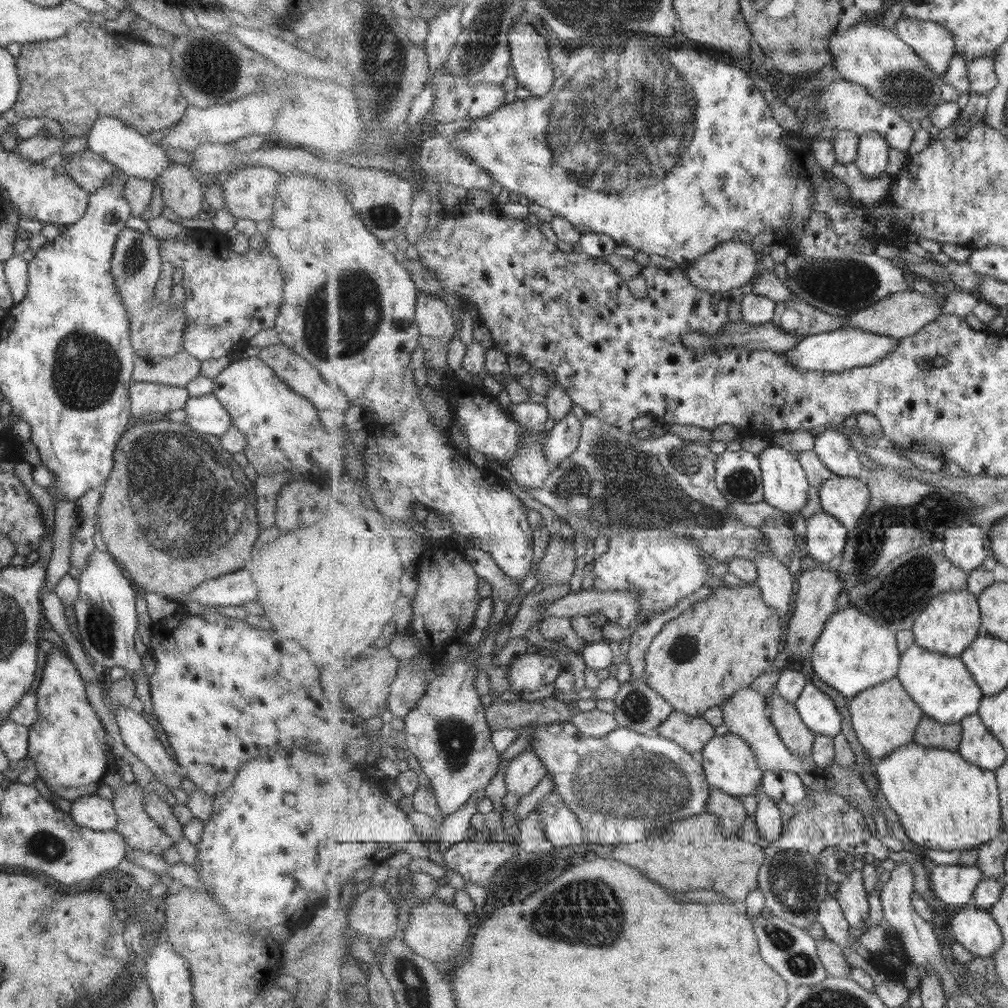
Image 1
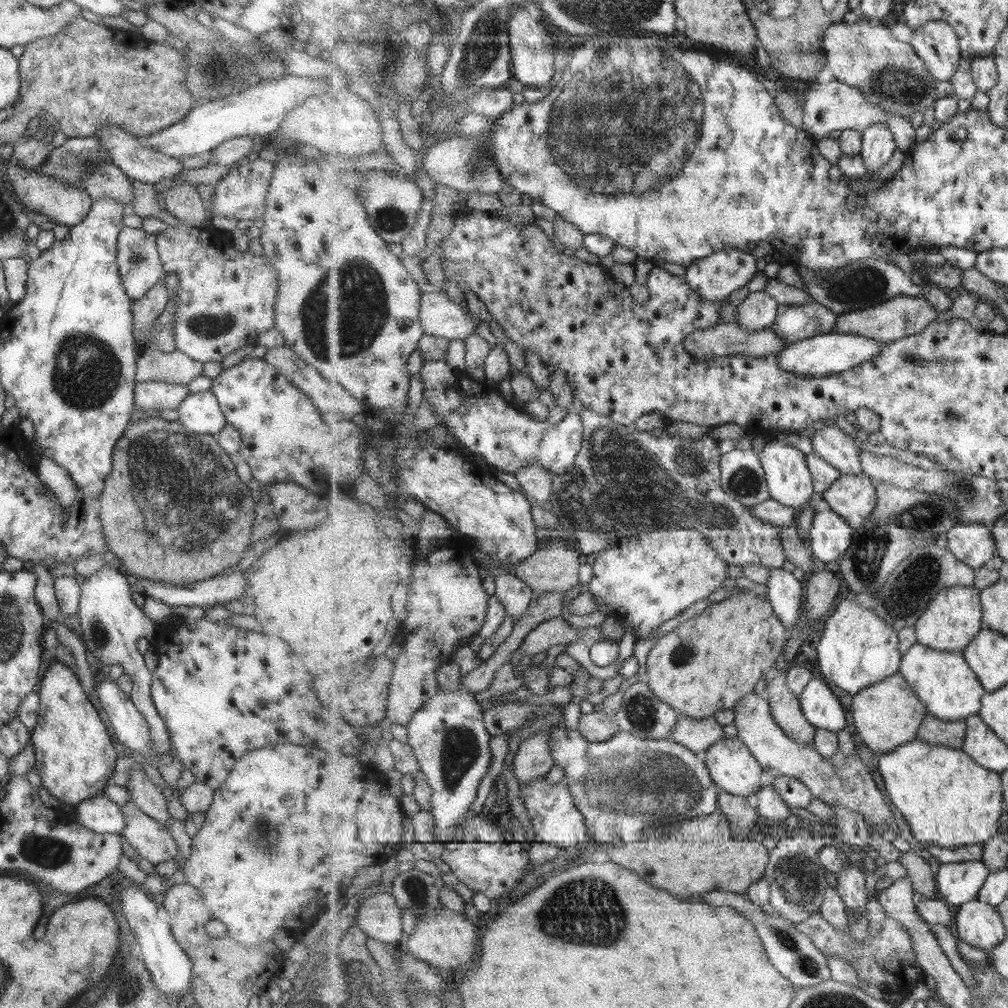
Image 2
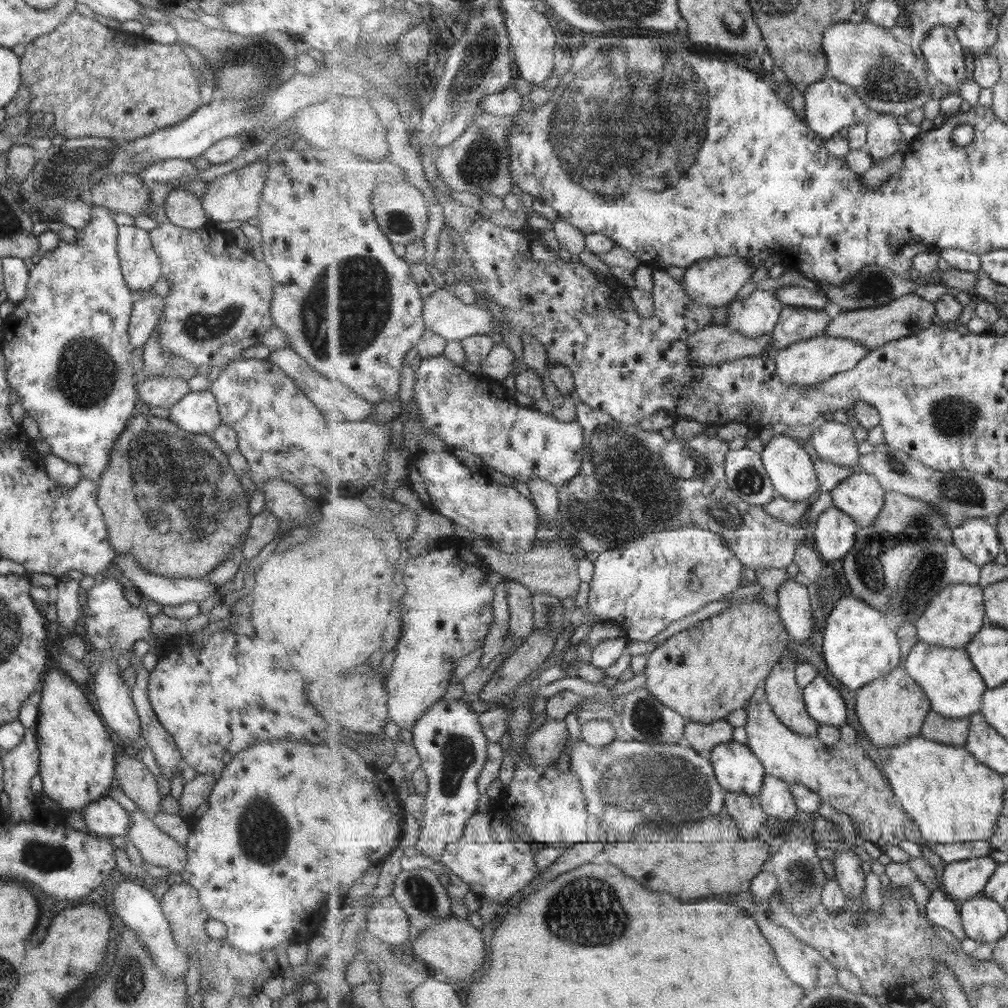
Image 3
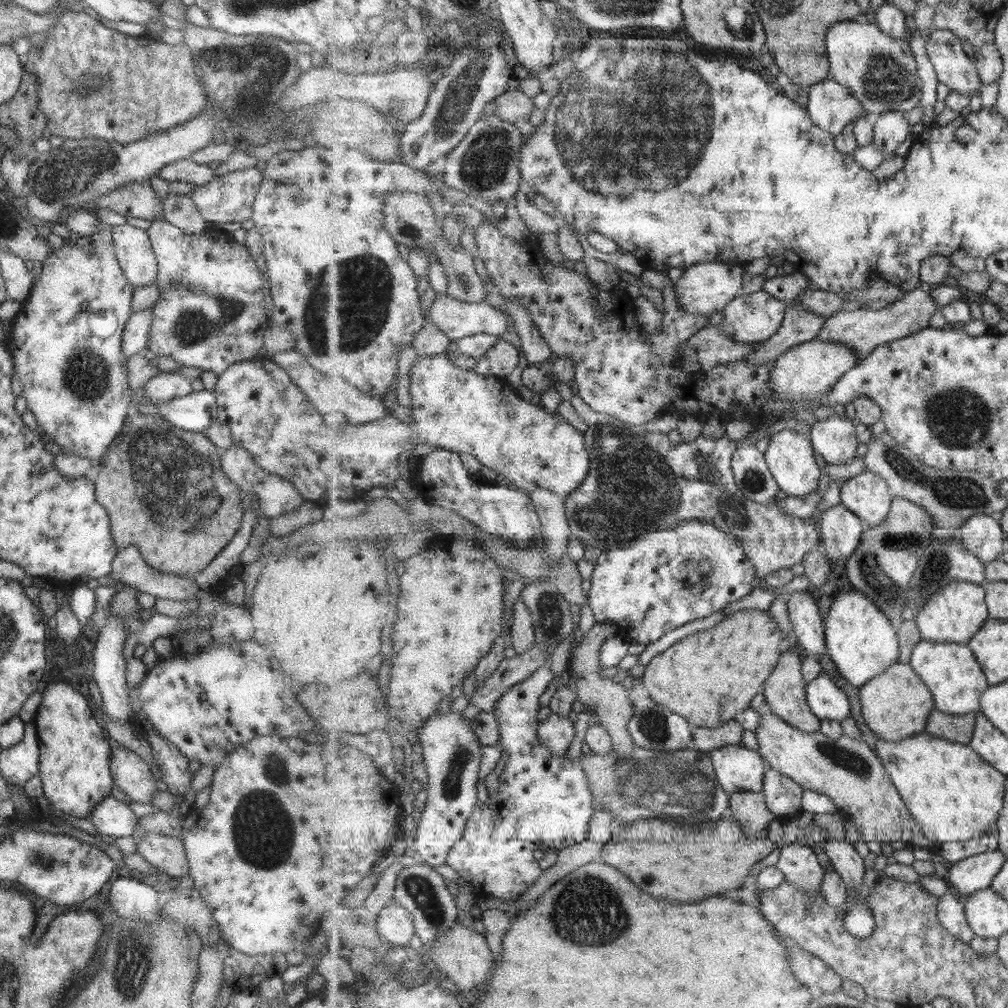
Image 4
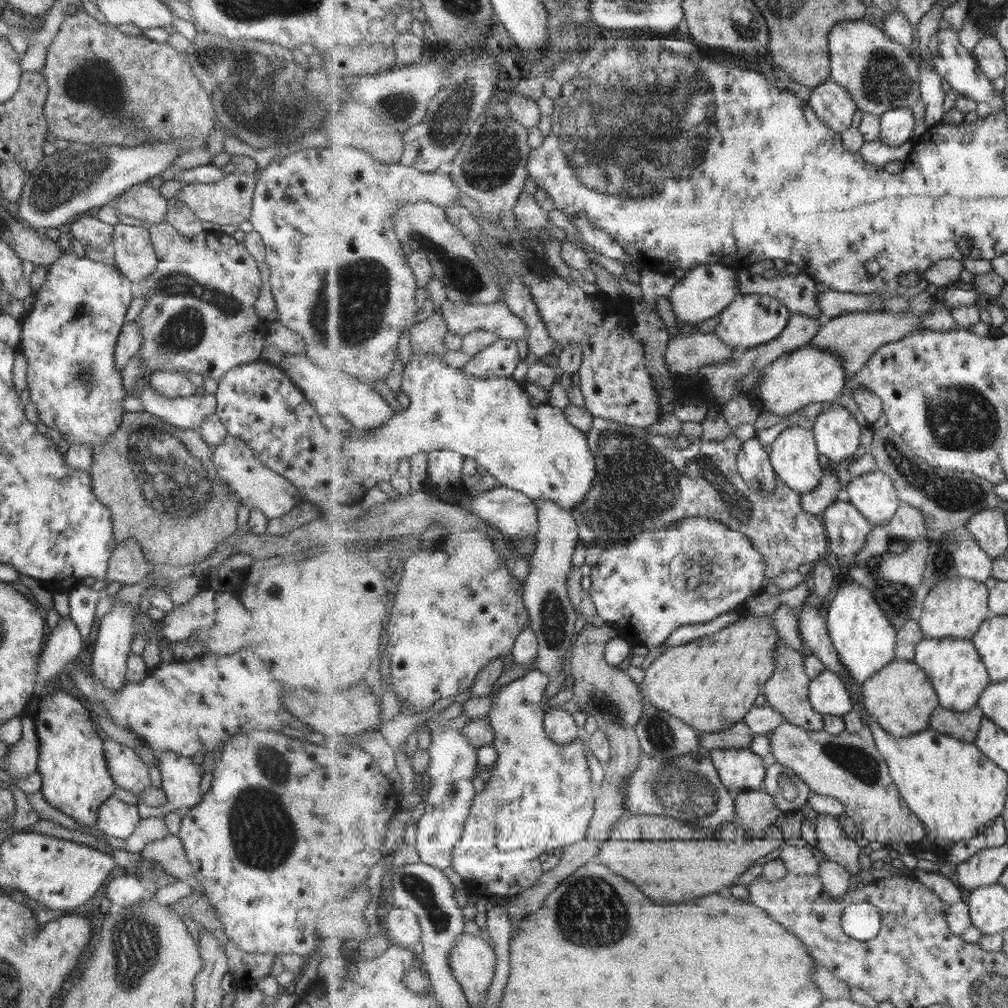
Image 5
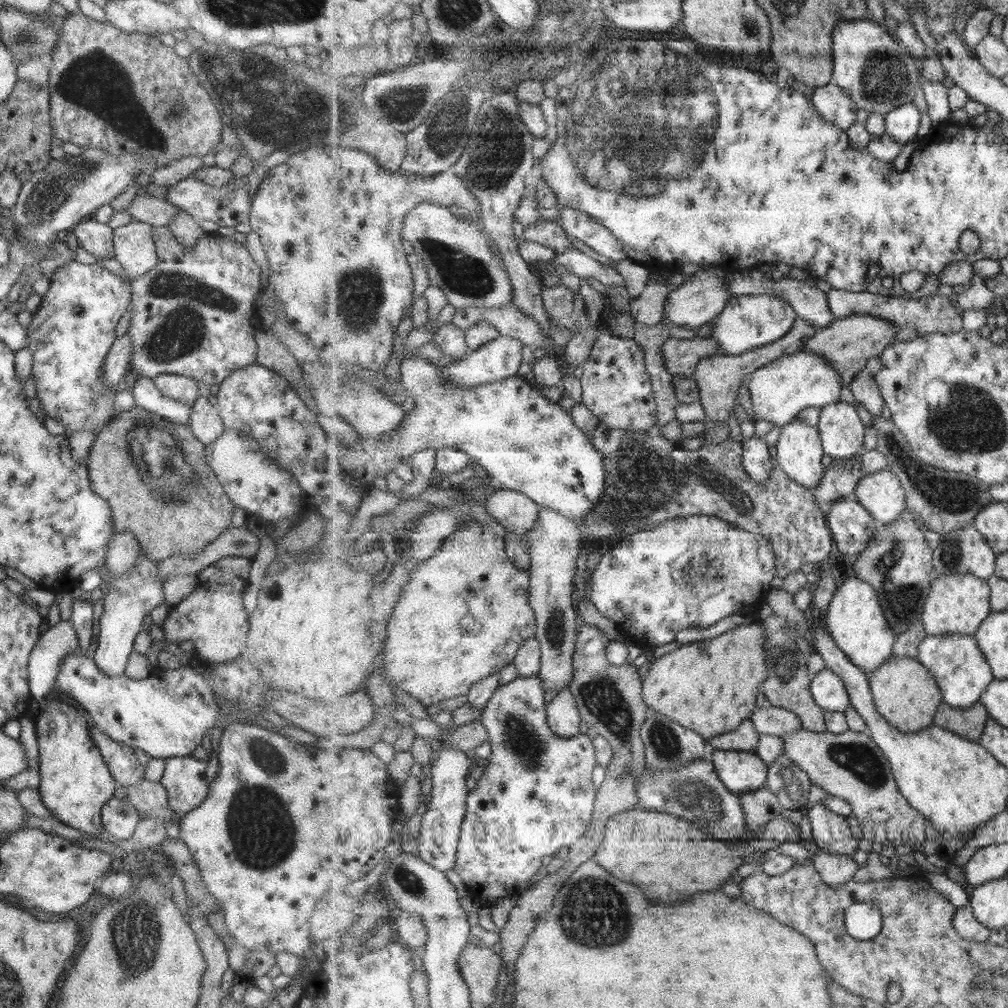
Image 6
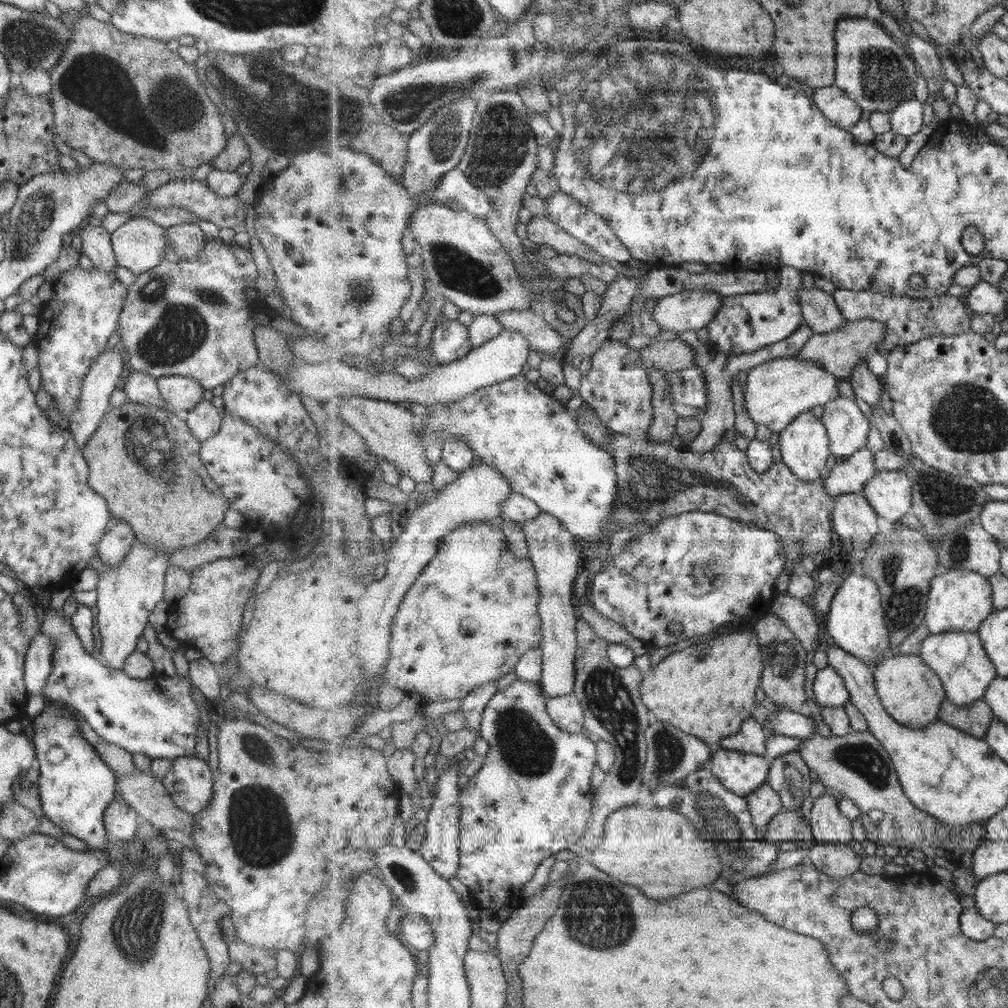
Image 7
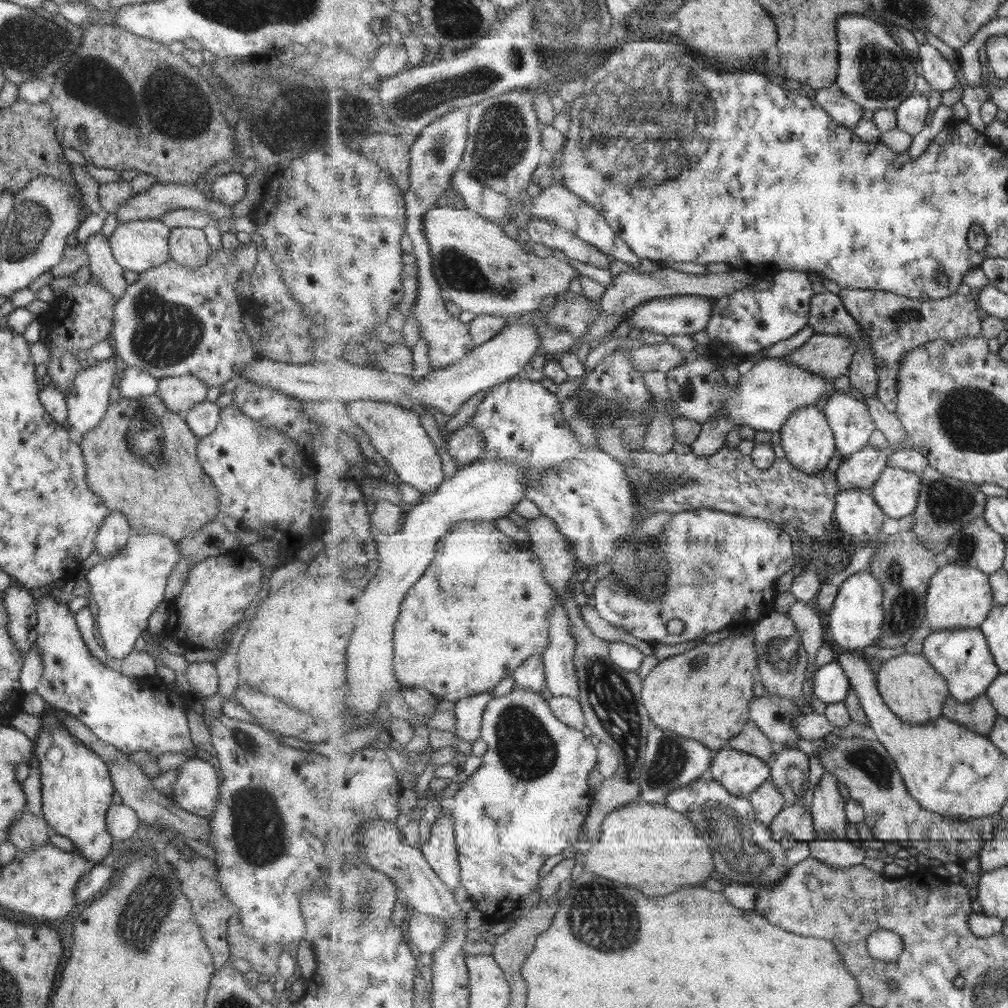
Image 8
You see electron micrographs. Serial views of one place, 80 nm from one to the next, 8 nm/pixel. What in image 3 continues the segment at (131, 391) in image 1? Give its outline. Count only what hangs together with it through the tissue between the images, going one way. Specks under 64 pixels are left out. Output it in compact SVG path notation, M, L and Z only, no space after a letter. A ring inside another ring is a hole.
M150 377L139 382L136 398L147 406L159 406L168 410L184 394L188 393L188 384L182 378Z

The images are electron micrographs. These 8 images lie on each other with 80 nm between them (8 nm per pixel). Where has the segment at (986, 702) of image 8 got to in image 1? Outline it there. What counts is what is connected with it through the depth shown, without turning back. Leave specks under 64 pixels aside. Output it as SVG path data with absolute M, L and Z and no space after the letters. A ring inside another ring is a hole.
M924 716L919 723L914 742L925 747L957 751L962 742L961 723L941 723Z

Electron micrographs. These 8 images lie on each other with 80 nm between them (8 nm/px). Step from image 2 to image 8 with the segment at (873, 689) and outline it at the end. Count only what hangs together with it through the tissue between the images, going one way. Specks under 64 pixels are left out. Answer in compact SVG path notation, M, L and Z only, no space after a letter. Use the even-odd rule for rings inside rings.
M904 652L877 666L877 685L887 706L905 722L924 725L937 720L943 714L946 700L951 696L946 678L923 654Z

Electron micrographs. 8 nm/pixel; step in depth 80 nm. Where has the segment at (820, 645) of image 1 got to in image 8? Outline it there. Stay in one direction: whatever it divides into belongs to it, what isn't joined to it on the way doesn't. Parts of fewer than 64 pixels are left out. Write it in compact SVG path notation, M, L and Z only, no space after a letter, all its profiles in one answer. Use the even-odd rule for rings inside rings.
M868 570L849 576L840 585L836 602L830 613L829 632L841 647L860 654L865 648L875 646L882 637L886 611L884 608L885 590L882 582Z

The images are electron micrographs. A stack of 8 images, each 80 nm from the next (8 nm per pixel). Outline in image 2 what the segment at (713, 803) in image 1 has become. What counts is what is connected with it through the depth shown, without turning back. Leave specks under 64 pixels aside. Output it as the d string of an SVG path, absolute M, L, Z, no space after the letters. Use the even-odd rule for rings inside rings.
M723 791L719 793L718 801L720 810L728 819L733 838L751 839L760 816L755 798L735 796Z

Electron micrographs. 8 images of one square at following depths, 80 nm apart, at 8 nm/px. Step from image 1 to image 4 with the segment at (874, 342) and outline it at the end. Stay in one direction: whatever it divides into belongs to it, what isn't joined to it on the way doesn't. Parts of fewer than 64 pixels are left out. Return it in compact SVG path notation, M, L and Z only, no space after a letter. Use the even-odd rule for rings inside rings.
M817 338L792 346L775 361L772 370L774 397L787 402L827 396L834 389L835 383L848 370L853 369L858 361L858 352L840 342L827 342Z

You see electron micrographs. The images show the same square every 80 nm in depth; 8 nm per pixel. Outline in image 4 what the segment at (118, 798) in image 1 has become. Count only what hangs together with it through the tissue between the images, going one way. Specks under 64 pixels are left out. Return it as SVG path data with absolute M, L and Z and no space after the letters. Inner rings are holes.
M146 832L135 838L136 852L163 876L187 877L188 862L181 840Z

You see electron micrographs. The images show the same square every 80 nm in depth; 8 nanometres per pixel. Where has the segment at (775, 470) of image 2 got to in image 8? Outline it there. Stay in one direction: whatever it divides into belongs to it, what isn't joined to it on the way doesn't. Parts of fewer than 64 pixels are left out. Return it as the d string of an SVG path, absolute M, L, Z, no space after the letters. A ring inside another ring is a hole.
M815 404L804 406L790 415L789 420L778 435L777 440L791 465L807 475L821 475L827 469L829 460L837 454L838 445L834 430L830 427L826 411L815 407Z

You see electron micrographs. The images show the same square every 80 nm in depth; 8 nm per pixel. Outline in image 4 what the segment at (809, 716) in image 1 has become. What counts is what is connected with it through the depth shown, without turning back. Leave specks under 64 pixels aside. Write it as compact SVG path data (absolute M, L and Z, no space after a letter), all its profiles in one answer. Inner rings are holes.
M825 673L808 682L806 695L811 710L823 721L842 723L850 717L851 704L847 694Z

